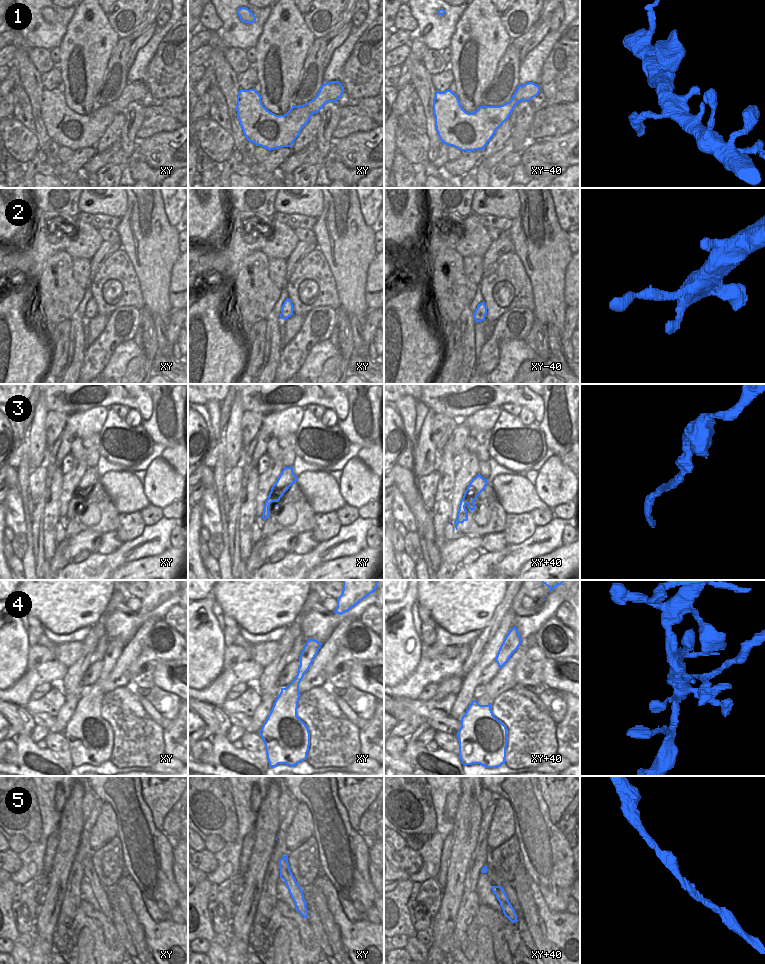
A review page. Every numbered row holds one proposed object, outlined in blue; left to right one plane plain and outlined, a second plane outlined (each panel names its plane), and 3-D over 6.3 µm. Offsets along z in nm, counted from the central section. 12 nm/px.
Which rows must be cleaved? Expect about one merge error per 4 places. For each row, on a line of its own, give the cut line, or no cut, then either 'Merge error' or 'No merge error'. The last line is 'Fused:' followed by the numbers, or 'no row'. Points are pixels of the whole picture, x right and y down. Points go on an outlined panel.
1: No split. No merge error
2: No split. No merge error
3: No split. No merge error
4: Split along xy (303, 674), (297, 675). Merge error
5: No split. No merge error
Fused: 4.

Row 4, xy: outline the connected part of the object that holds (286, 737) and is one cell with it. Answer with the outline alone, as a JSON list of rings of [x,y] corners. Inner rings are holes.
[[[296,675],[286,688],[281,688],[259,732],[265,744],[269,767],[276,767],[278,764],[293,767],[307,759],[310,732],[297,716],[301,696],[299,684],[303,677],[304,675]]]

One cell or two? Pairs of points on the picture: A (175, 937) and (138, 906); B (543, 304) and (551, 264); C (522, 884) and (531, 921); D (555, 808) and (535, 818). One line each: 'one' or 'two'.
A: one
B: one
C: one
D: two

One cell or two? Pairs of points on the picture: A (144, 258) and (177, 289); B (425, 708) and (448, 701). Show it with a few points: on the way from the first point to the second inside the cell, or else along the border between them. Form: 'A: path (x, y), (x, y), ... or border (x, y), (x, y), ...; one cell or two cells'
A: border (177, 260), (172, 266), (169, 286), (171, 307); two cells
B: path (431, 708), (434, 705), (442, 705); one cell

